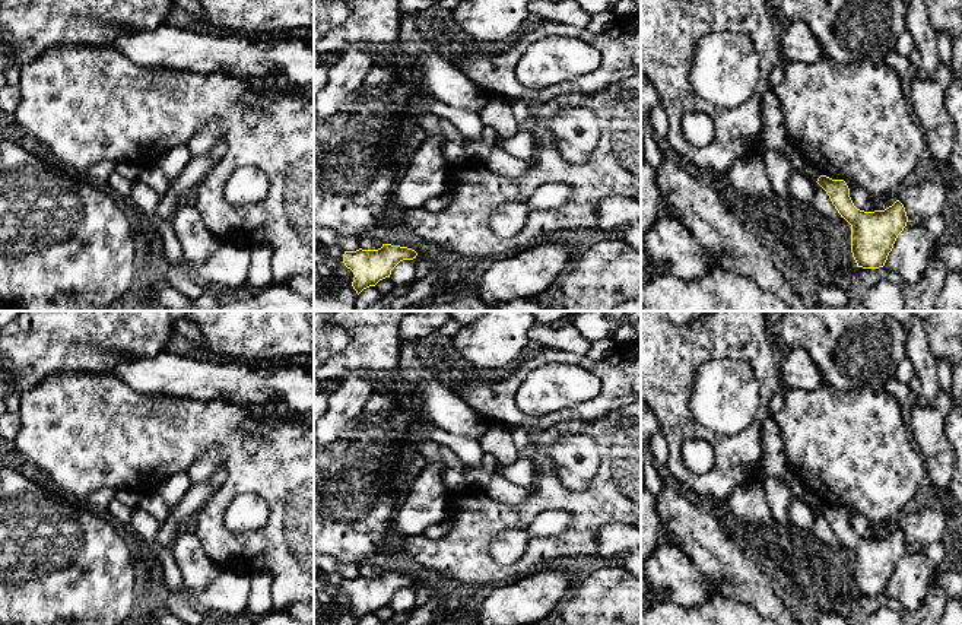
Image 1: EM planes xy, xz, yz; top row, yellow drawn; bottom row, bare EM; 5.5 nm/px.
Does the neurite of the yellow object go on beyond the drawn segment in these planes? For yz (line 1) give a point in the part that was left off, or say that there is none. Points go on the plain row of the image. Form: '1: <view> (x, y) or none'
1: none

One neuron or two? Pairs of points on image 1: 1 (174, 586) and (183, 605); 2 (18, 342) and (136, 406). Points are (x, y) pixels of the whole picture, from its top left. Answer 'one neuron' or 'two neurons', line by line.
1: one neuron
2: two neurons

